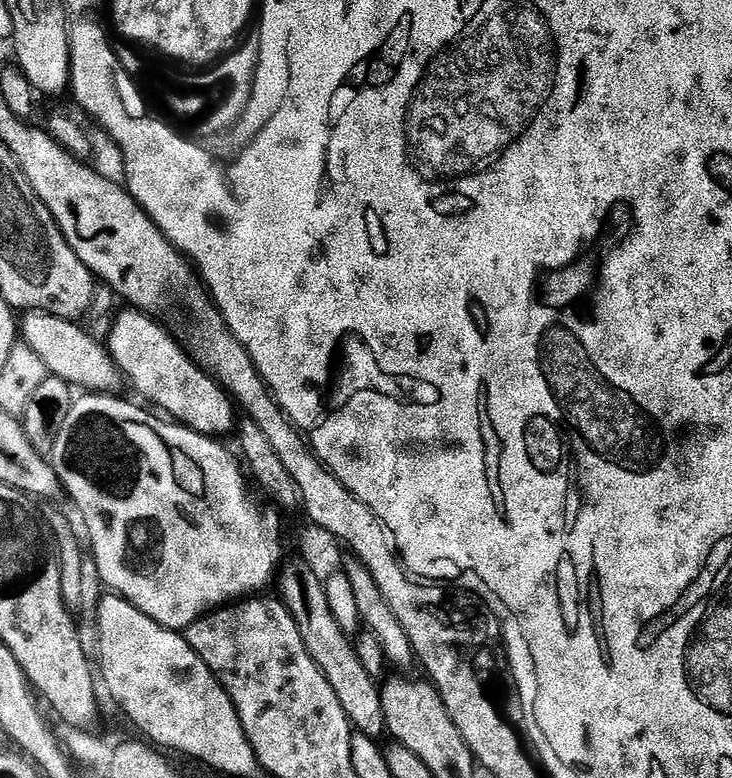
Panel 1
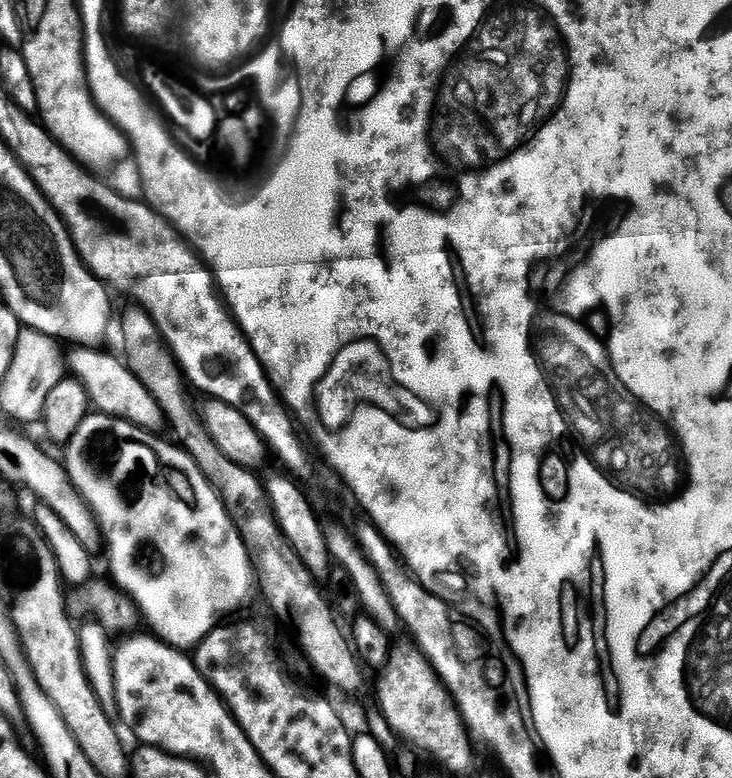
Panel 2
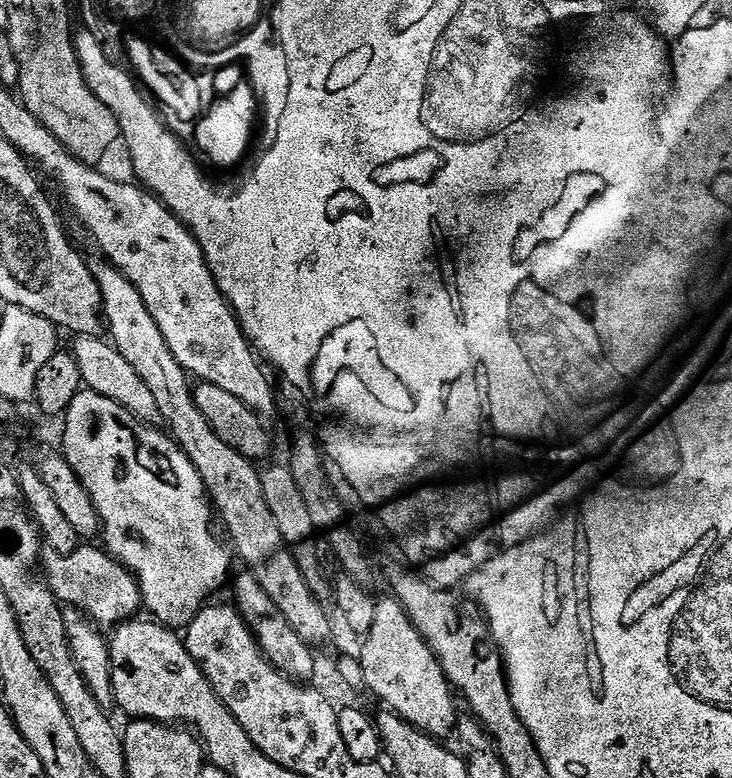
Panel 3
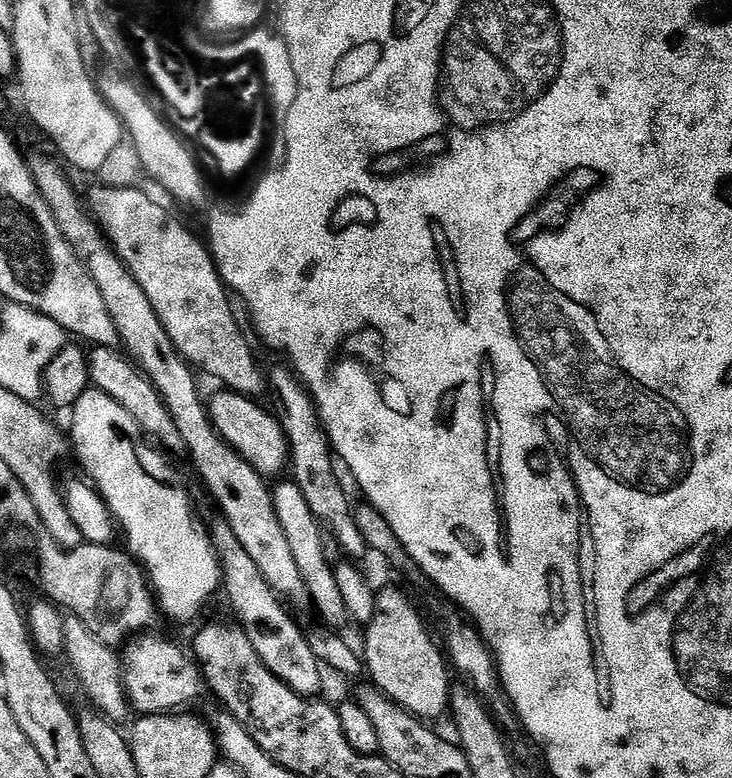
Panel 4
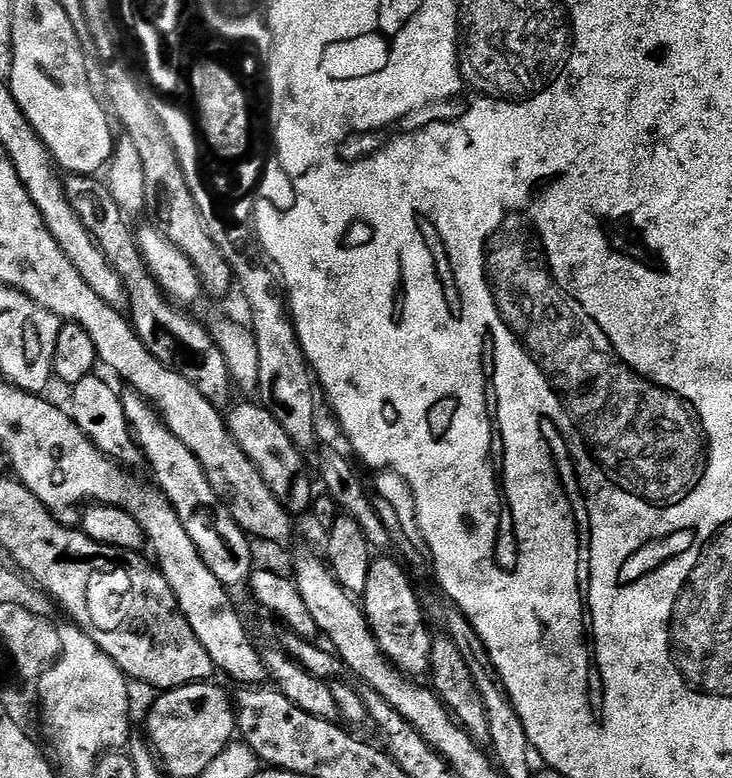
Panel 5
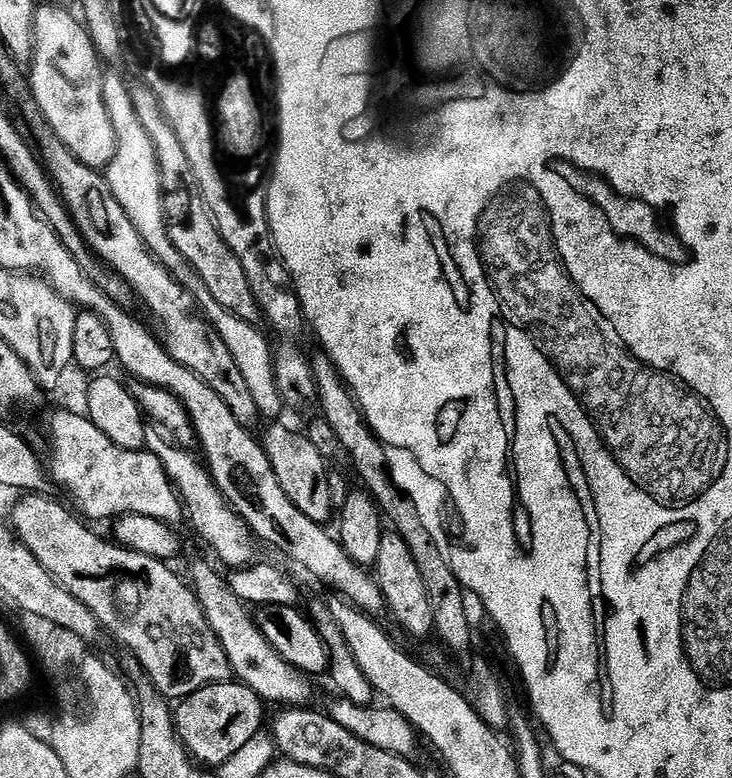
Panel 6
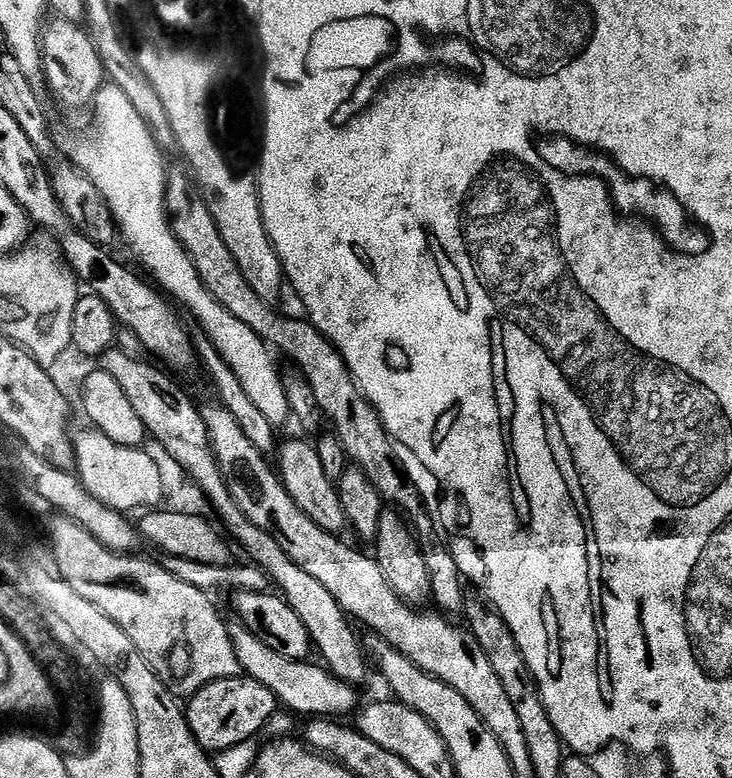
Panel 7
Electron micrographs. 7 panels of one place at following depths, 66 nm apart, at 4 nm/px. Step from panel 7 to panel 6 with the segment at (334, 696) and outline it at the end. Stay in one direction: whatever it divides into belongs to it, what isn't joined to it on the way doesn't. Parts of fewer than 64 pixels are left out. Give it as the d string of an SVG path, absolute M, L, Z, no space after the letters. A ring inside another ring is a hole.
M200 564L192 572L190 588L195 593L196 602L204 616L204 623L209 632L216 637L220 644L228 665L232 668L232 676L245 684L254 694L269 705L300 706L308 696L308 684L303 672L290 666L266 642L266 638L258 630L255 619L250 615L249 609L230 590L227 579L219 576L208 564Z

